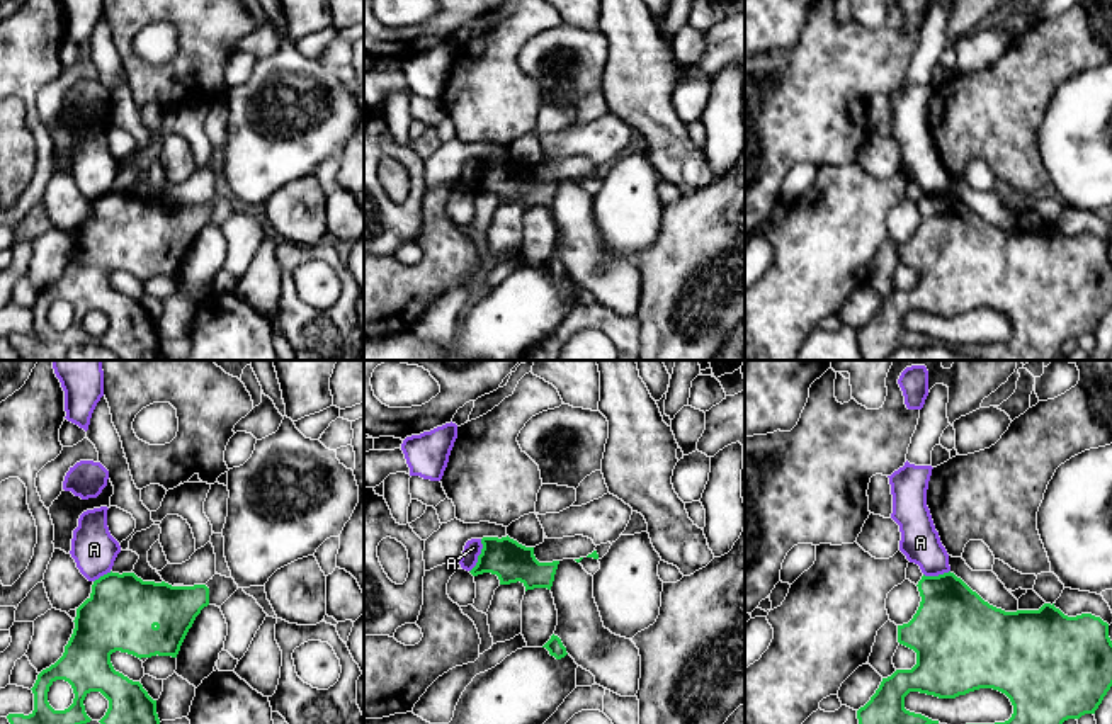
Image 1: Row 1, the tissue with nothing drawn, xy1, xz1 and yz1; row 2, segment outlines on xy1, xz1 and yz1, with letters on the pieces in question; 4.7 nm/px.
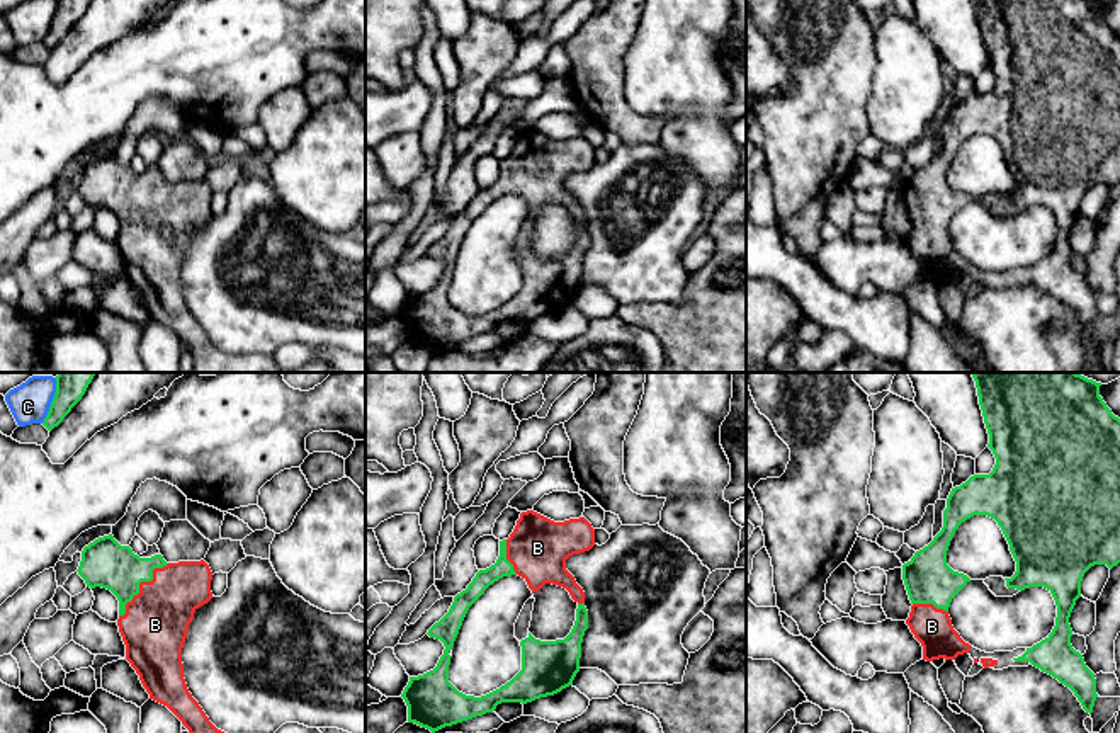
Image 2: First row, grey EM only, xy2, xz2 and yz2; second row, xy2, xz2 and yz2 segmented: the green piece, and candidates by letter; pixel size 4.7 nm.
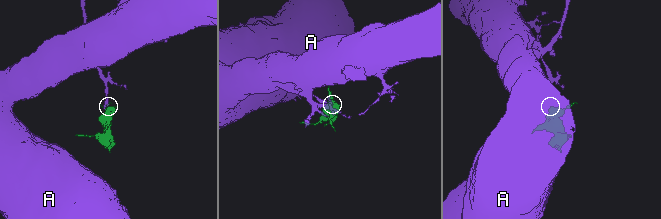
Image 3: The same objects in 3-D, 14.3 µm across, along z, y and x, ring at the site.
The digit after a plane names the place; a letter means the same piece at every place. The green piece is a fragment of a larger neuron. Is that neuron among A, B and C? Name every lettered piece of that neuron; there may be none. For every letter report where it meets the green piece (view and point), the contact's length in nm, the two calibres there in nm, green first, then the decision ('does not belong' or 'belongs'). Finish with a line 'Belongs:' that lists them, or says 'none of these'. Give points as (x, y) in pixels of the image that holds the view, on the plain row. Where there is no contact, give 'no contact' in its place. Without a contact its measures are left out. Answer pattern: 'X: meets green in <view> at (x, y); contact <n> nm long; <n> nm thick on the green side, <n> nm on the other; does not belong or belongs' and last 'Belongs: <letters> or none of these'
A: meets green in xz1 at (478, 175); contact 170 nm long; 190 nm thick on the green side, 80 nm on the other; does not belong
B: meets green in xy2 at (140, 201); contact 340 nm long; 220 nm thick on the green side, 300 nm on the other; belongs
C: meets green in xy2 at (51, 21); contact 220 nm long; 120 nm thick on the green side, 190 nm on the other; does not belong
Belongs: B

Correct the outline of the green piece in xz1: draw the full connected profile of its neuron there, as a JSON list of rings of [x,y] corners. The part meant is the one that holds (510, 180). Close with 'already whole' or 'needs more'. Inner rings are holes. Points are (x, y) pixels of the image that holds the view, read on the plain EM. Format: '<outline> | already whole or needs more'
[[[483,156],[483,168],[476,185],[469,190],[473,195],[491,192],[500,204],[520,201],[527,209],[551,209],[559,180],[539,182],[534,167],[525,167],[507,156]]] | already whole

